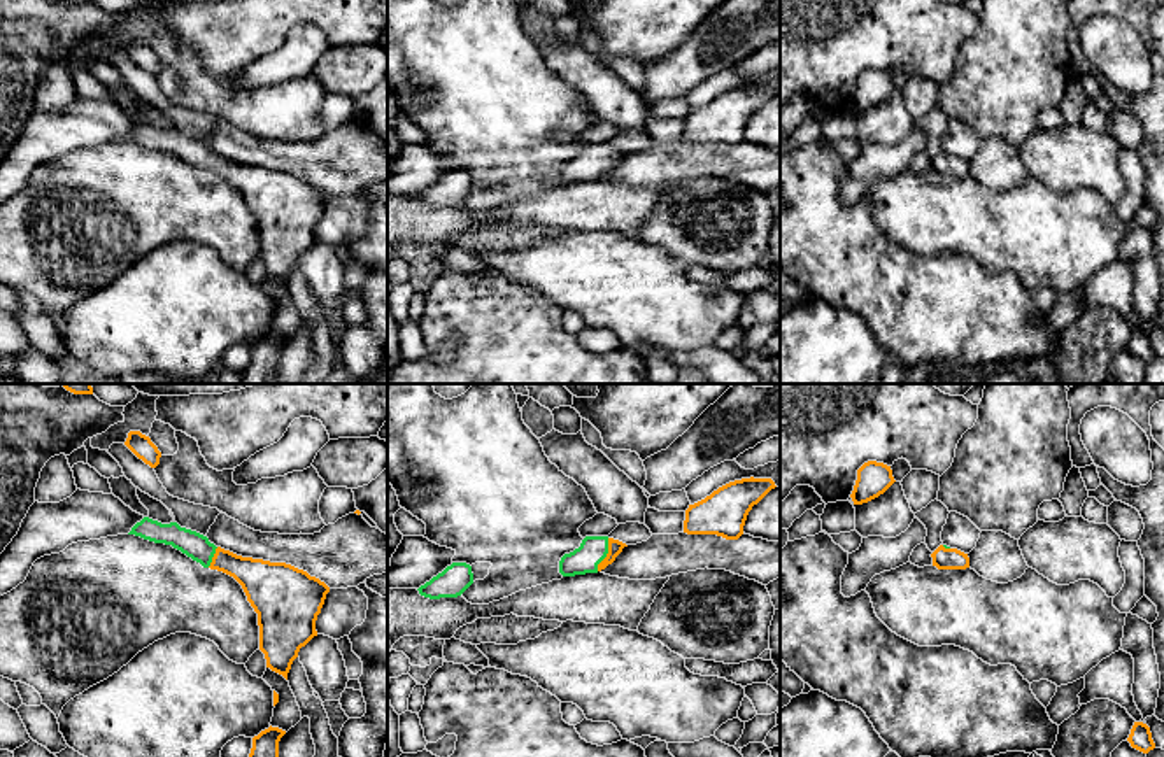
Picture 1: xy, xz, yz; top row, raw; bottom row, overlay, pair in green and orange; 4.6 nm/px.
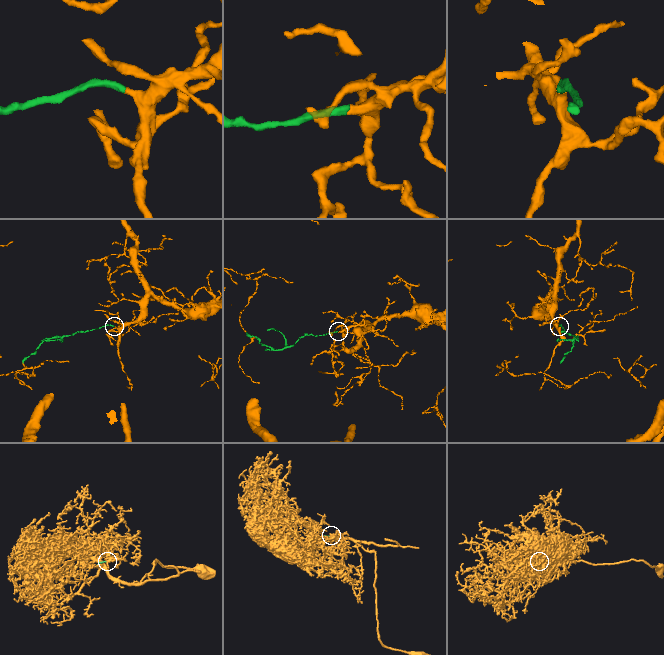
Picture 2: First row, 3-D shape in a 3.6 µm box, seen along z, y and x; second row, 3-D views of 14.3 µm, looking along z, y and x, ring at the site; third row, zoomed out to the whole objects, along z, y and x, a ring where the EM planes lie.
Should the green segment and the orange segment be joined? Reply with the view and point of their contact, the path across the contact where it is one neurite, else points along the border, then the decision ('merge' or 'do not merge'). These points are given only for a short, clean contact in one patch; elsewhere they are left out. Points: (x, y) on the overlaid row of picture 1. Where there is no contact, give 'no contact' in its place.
meets green in xz at (607, 552); runs through xz (584, 559), (596, 552), (607, 552), (616, 547); merge

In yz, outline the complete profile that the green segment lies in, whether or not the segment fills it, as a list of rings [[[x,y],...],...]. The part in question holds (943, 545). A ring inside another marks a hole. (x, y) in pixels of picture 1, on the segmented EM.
[[[940,545],[933,554],[933,566],[938,570],[966,570],[969,568],[968,554],[950,548],[947,545]]]

